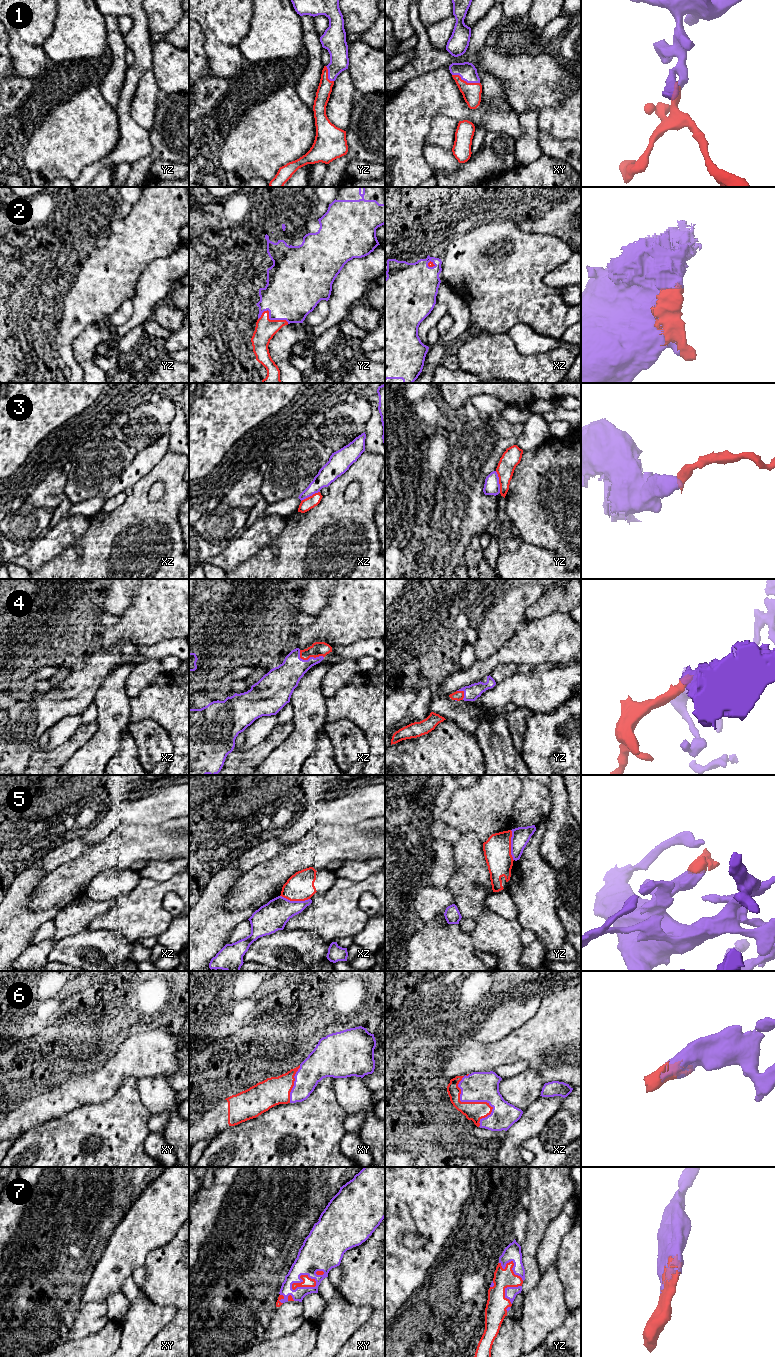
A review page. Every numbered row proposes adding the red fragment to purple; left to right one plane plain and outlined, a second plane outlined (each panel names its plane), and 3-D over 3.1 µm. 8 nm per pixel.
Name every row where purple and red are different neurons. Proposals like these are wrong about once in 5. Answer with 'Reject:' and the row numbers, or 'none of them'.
Reject: 3, 5

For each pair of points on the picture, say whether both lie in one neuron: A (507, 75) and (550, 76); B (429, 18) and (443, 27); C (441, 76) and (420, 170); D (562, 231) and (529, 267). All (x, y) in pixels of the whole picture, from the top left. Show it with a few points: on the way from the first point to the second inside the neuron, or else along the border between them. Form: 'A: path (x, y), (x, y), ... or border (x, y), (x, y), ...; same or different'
A: path (518, 75), (539, 76); same
B: border (452, 14), (426, 27); different
C: path (423, 99), (414, 108), (414, 147); same
D: border (534, 232), (555, 235), (570, 246); different

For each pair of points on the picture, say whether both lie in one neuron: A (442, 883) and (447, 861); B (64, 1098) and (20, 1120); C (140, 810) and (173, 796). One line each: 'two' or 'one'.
A: one
B: one
C: one

